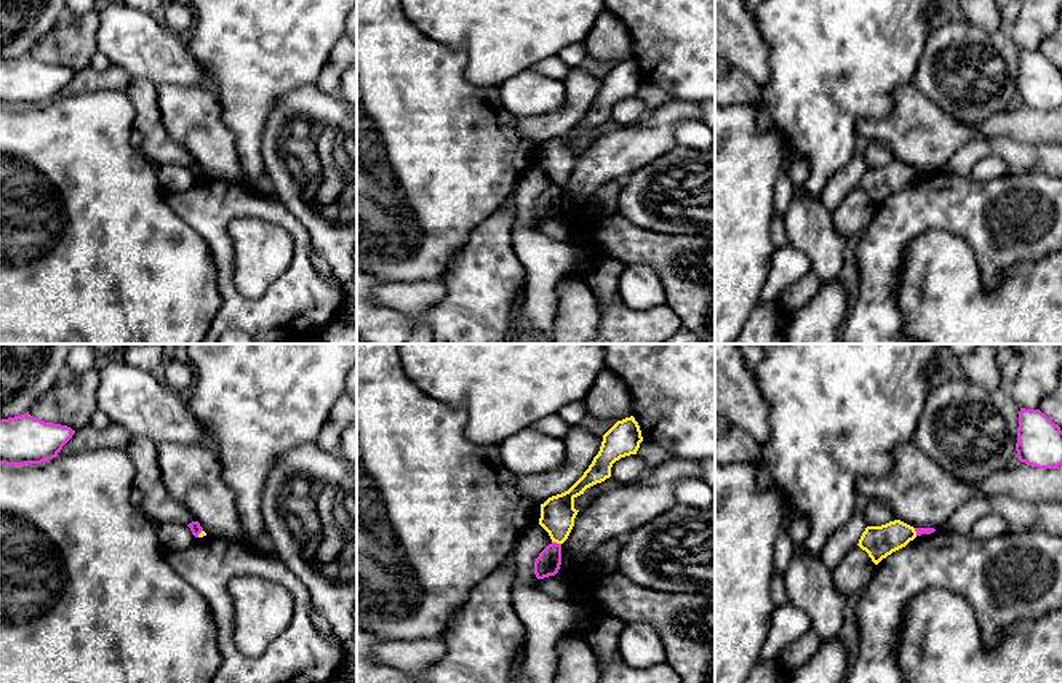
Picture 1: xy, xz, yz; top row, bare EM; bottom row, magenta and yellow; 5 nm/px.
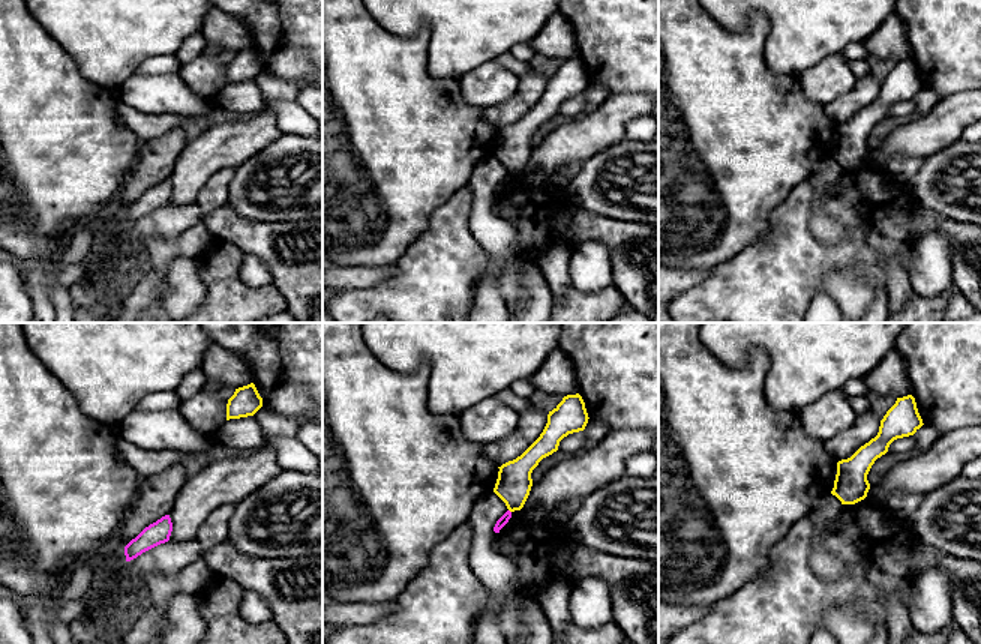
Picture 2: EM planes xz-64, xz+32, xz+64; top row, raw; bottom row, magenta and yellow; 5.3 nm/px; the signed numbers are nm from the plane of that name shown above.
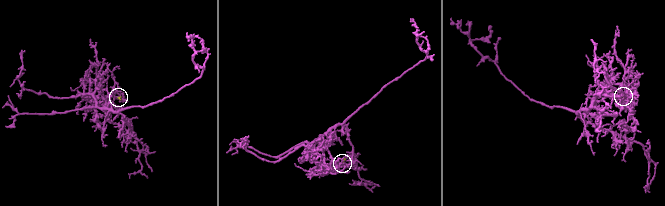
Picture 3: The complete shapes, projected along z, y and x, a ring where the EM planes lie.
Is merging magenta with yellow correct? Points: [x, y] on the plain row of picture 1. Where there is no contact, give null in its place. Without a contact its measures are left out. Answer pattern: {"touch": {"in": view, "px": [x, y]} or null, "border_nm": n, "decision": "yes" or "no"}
{"touch": {"in": "xz", "px": [555, 184]}, "border_nm": 50, "decision": "no"}

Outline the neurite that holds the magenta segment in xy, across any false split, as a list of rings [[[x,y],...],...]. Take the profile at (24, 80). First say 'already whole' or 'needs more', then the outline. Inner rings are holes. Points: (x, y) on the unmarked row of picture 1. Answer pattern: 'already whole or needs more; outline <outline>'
already whole; outline [[[29,54],[0,62],[0,106],[42,106],[58,98],[75,72]]]

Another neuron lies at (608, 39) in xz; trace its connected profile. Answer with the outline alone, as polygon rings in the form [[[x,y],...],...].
[[[609,11],[598,14],[582,45],[587,56],[597,61],[622,62],[633,54],[627,27]]]

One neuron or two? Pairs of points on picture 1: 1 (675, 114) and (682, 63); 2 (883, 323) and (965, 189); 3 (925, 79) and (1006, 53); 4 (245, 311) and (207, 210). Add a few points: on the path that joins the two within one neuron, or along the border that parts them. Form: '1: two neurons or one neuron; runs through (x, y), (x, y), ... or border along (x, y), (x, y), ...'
1: two neurons; border along (675, 98), (698, 101)
2: one neuron; runs through (882, 285), (882, 251), (926, 207)
3: one neuron; runs through (946, 74), (970, 71), (976, 64), (987, 63)
4: one neuron; runs through (226, 285), (224, 258), (216, 235)

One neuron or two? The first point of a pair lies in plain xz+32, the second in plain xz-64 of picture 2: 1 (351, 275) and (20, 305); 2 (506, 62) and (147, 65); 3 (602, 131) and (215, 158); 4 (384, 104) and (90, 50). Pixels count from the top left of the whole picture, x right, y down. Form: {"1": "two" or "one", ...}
{"1": "two", "2": "one", "3": "one", "4": "two"}

